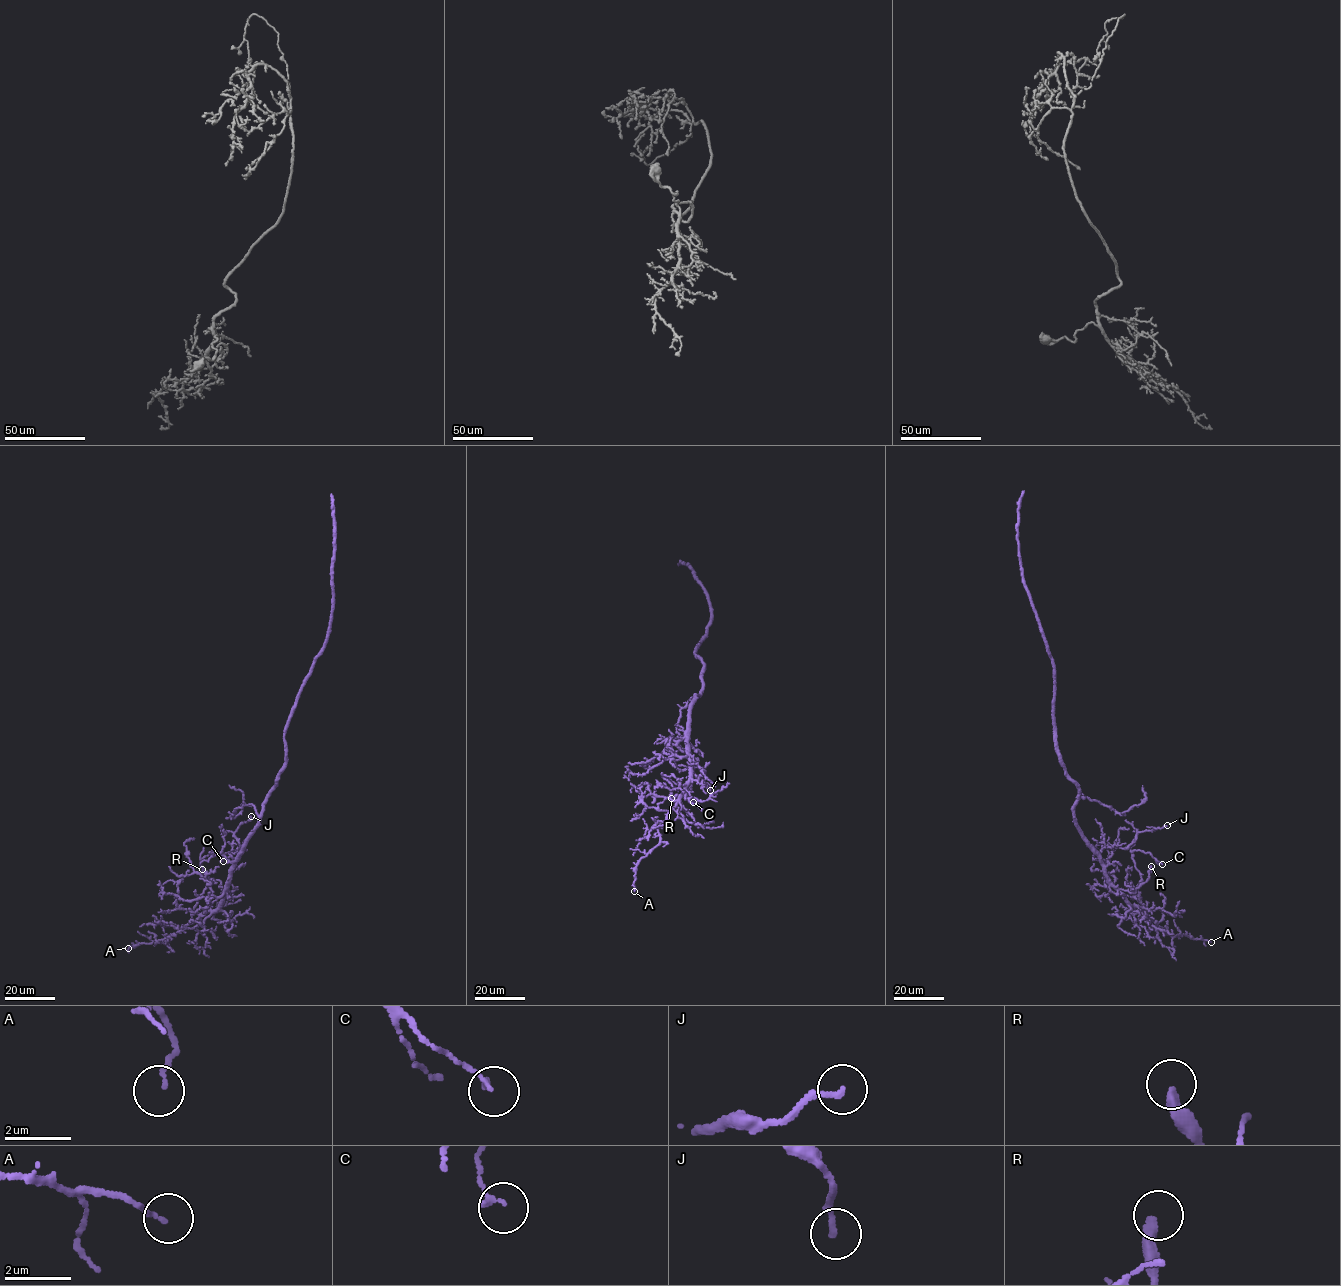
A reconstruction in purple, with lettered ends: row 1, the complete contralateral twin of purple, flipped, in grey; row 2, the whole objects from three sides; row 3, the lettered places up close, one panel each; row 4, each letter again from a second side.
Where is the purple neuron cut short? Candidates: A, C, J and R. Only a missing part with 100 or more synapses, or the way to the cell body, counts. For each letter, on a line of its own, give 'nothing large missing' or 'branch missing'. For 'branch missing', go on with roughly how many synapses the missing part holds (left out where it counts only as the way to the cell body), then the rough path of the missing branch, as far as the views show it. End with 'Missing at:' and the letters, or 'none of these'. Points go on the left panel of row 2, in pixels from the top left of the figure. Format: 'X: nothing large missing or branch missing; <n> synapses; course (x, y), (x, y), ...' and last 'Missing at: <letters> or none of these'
A: nothing large missing
C: nothing large missing
J: nothing large missing
R: nothing large missing
Missing at: none of these

